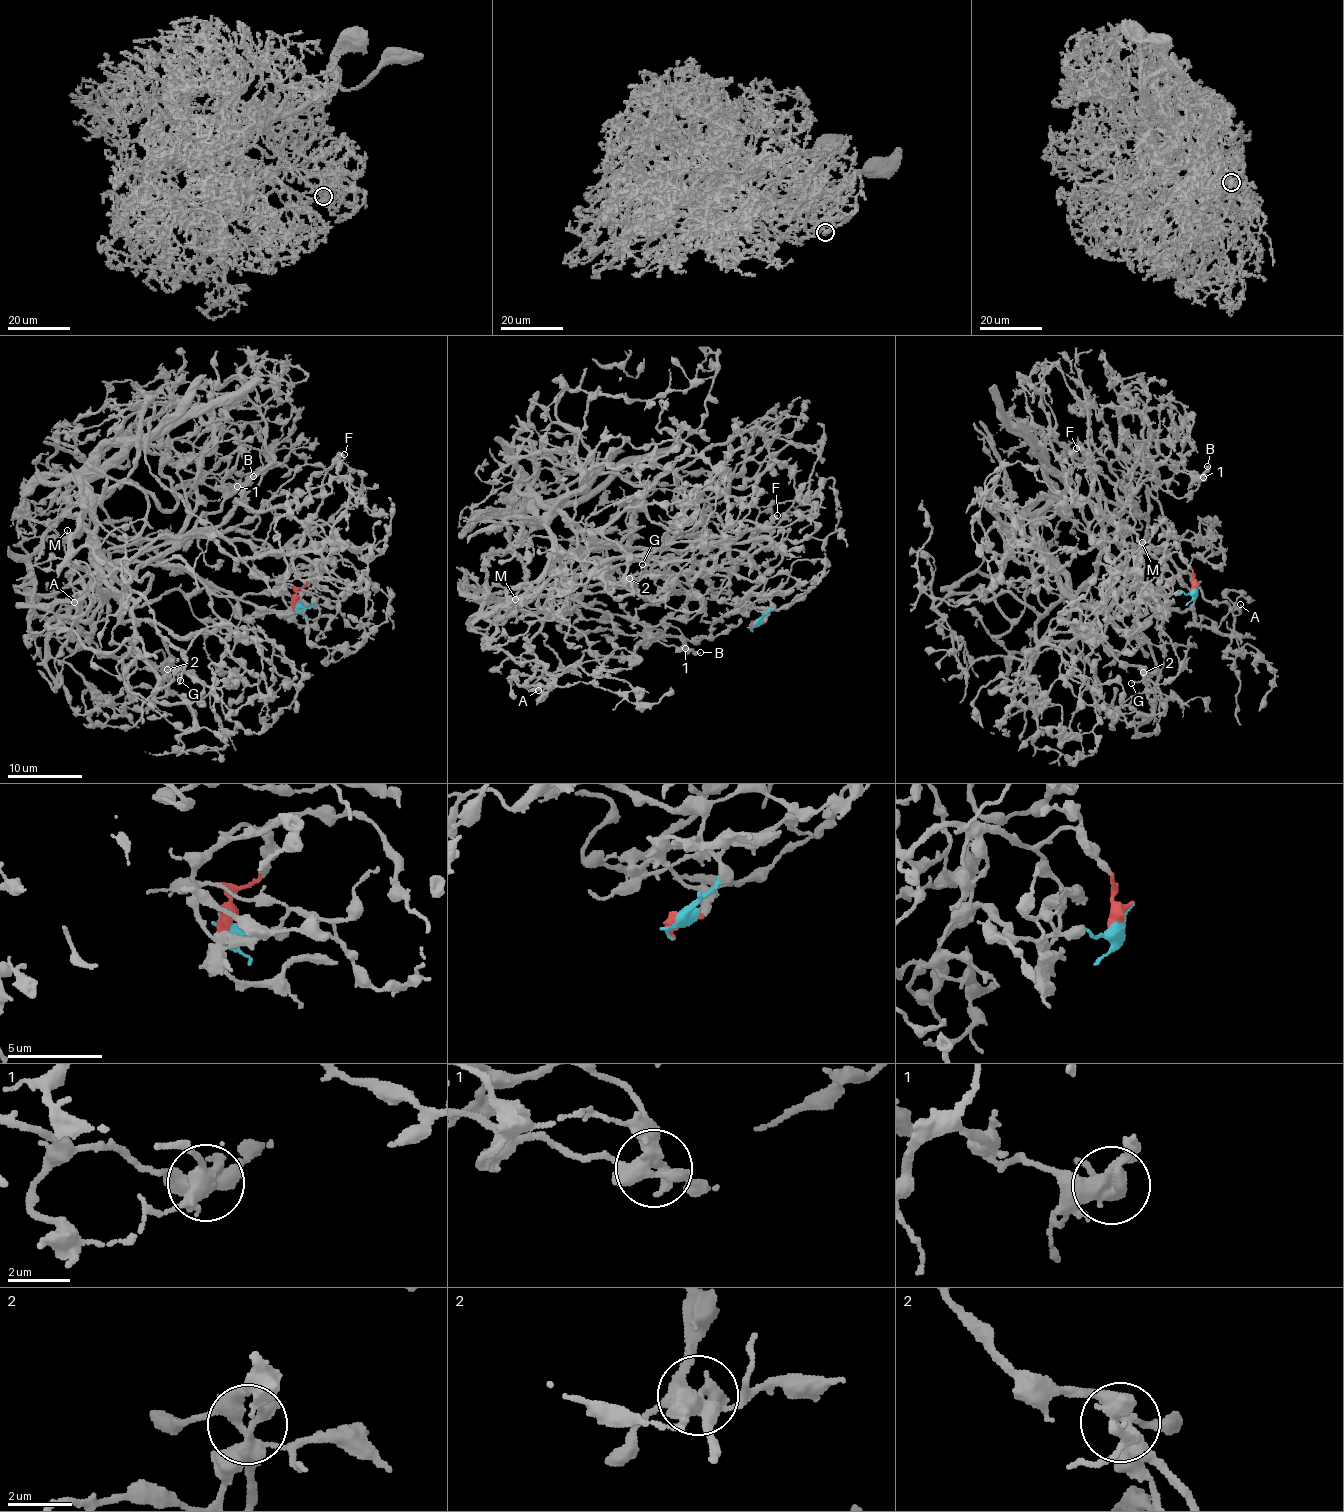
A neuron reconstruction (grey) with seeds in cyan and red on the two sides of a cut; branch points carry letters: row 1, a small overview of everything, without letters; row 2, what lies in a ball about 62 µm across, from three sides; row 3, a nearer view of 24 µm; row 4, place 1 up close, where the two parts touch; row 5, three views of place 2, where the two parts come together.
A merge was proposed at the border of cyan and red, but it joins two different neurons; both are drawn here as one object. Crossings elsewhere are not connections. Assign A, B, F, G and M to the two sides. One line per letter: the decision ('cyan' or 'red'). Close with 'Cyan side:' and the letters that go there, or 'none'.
A: cyan
B: cyan
F: red
G: red
M: cyan
Cyan side: A, B, M

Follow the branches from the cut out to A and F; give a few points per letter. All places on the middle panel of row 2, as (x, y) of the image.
A: (752, 626), (764, 584), (731, 573), (612, 557), (568, 579), (555, 557), (529, 645), (525, 684), (539, 689)
F: (752, 626), (764, 614), (747, 593), (782, 549), (701, 539), (757, 532), (777, 514)

